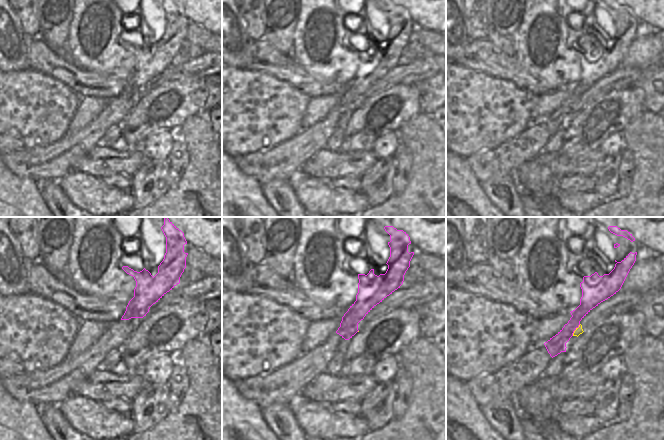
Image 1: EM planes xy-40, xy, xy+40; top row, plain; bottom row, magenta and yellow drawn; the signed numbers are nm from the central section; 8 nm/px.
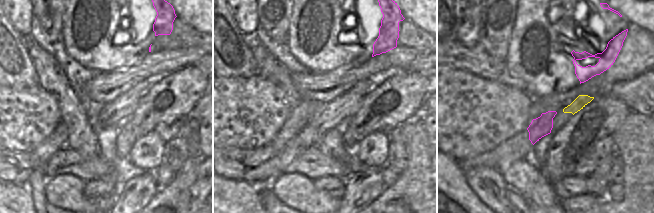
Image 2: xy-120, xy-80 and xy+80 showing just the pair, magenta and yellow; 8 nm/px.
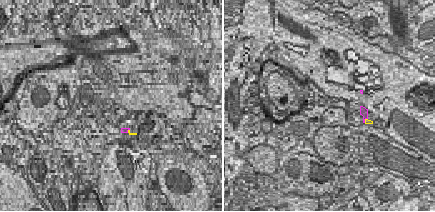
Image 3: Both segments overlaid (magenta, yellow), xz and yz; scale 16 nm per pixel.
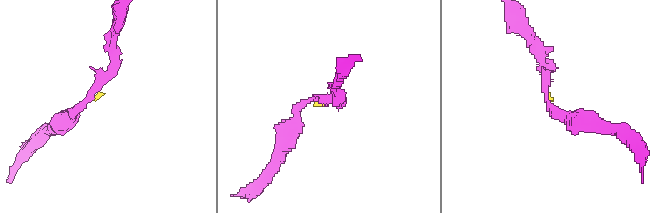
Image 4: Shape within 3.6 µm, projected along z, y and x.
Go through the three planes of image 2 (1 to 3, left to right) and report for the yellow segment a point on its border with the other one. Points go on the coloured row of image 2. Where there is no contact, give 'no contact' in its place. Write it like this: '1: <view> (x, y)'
1: no contact
2: no contact
3: no contact

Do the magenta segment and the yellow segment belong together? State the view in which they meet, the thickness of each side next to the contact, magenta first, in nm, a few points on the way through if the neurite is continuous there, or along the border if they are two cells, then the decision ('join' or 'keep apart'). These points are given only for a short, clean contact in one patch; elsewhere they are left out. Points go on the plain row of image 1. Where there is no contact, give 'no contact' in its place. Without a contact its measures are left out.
contact in xy+40; calibres 140 and 60 nm; border xy+40 (580, 100), (572, 111); keep apart

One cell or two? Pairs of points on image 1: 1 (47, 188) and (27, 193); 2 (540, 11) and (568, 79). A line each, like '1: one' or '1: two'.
1: two
2: one

